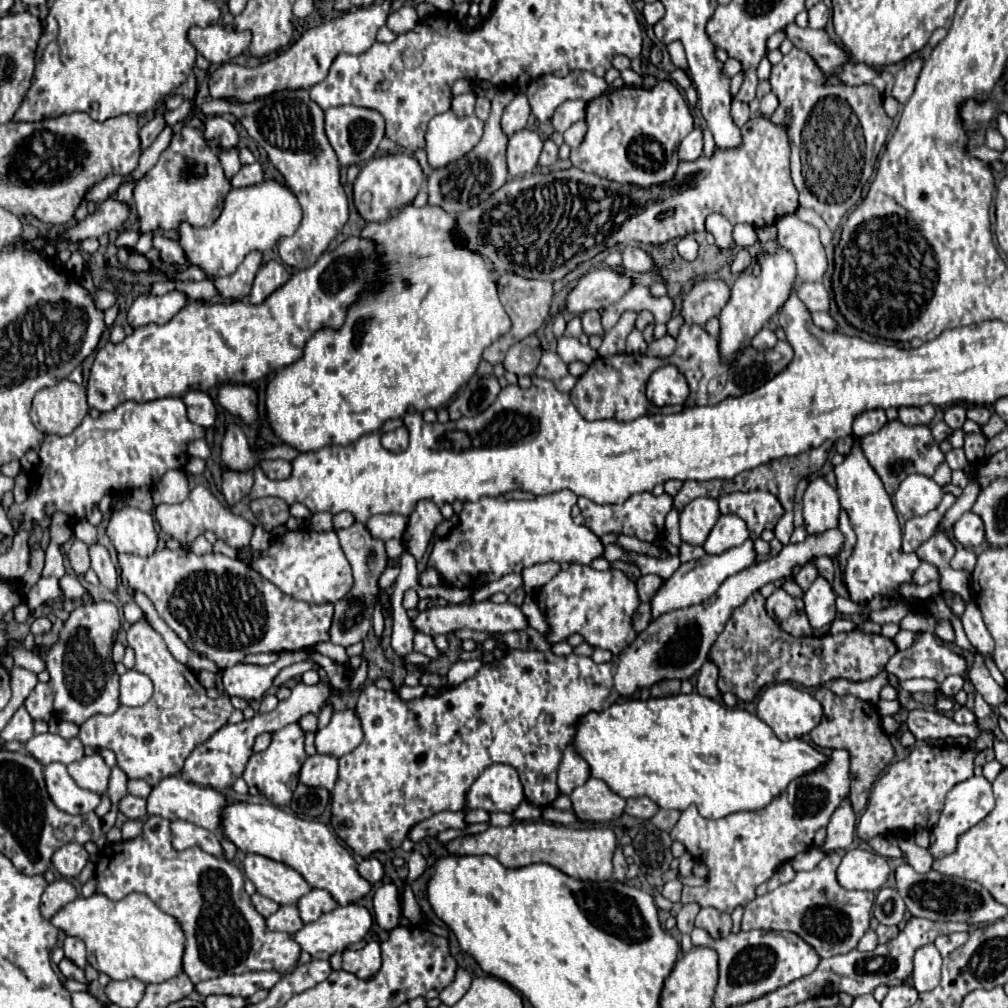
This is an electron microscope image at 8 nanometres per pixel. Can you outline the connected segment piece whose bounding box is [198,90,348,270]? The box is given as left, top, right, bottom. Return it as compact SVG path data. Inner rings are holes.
M280 90L238 106L210 100L198 109L206 116L232 112L246 132L268 152L270 162L286 178L288 188L302 208L300 226L290 238L280 238L278 254L286 266L296 270L312 266L348 220L348 200L340 184L340 164L324 134L324 110L310 100L308 90Z

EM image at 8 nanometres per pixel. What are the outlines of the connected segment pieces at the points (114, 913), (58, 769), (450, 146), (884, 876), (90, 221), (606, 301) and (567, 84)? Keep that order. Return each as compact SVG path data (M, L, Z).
M96 892L90 898L78 896L56 912L50 920L66 936L76 936L86 944L88 962L98 972L108 974L112 980L140 978L146 984L164 982L182 972L184 934L178 922L164 914L146 894L128 894L114 902Z
M52 762L44 768L46 788L52 798L52 802L68 812L68 814L86 814L92 812L100 804L100 796L96 792L88 792L80 788L72 776L68 776L66 766L60 762Z
M452 110L434 116L426 132L426 154L432 168L444 168L470 152L482 138L484 122L476 116L456 116Z
M848 850L838 868L838 882L846 890L880 890L888 880L890 868L886 860L874 852Z
M108 198L96 206L94 214L86 216L74 228L68 228L66 238L72 242L80 242L84 238L98 238L104 232L120 230L128 218L130 218L130 204L120 202L116 198Z
M596 268L580 278L566 298L566 308L574 314L608 308L632 288L632 278L612 268Z
M574 70L568 76L544 74L532 80L532 84L526 90L526 96L532 106L532 114L538 118L538 122L548 122L562 102L566 100L590 102L606 92L608 84L604 82L604 78L592 72Z

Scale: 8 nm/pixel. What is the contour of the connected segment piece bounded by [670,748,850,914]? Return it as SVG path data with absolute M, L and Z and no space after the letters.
M832 750L830 756L830 764L790 782L786 792L764 810L734 812L718 820L708 820L698 814L696 806L686 808L670 836L672 840L680 840L696 860L706 864L710 880L702 888L684 888L682 904L698 902L700 906L712 906L730 914L736 906L746 906L756 896L756 886L766 882L778 864L808 850L814 834L828 824L836 806L850 792L848 750Z

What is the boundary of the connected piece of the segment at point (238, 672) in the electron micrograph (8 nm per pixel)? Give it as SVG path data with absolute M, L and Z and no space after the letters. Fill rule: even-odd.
M300 650L300 652L282 652L280 658L270 664L270 666L254 666L254 664L236 664L232 668L224 668L222 670L222 684L224 690L230 696L240 696L248 702L252 700L260 700L266 690L272 686L272 680L276 678L276 674L294 664L294 662L302 662L308 660L310 656Z

